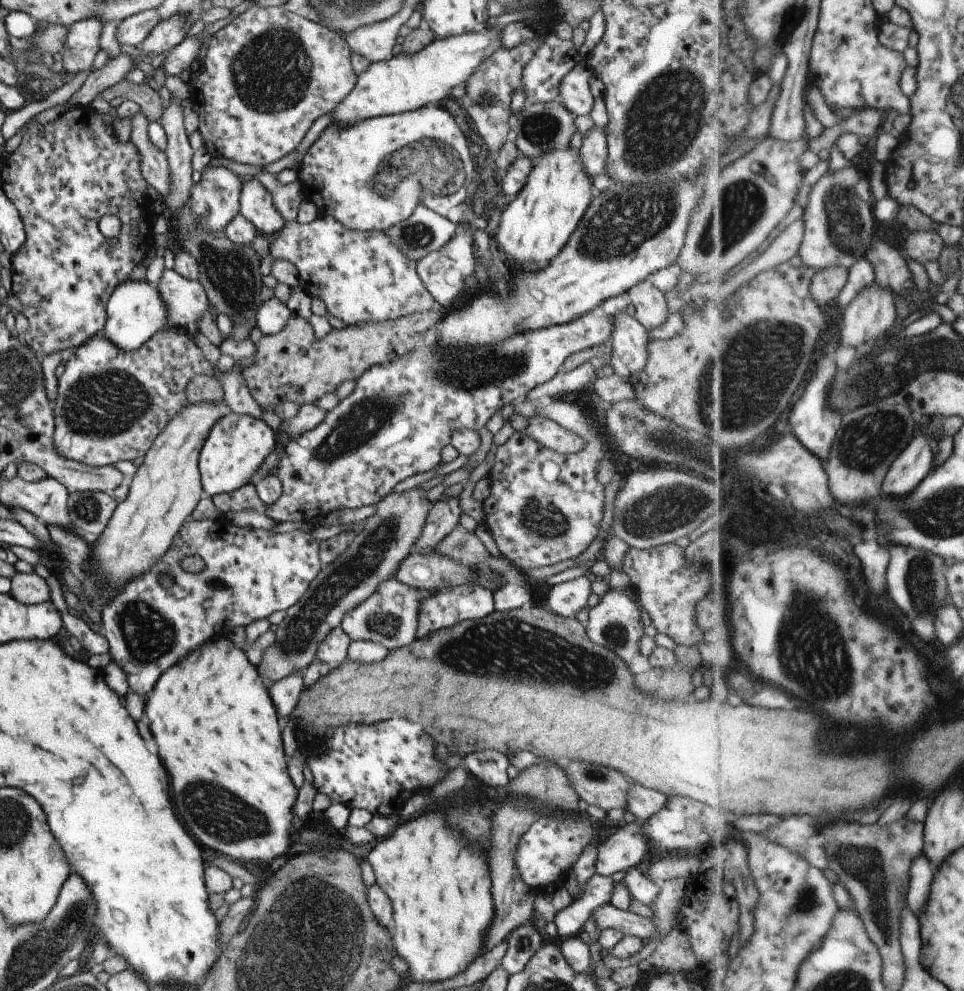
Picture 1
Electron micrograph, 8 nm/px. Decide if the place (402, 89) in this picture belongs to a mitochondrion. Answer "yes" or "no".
no

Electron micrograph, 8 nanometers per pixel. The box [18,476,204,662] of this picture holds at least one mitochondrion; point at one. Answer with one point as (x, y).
(87, 509)

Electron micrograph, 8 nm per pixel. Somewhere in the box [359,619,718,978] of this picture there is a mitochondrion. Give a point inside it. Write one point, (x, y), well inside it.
(595, 776)

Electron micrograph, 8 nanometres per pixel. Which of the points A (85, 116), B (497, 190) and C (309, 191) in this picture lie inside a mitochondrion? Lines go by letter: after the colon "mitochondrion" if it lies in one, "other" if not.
A: other
B: other
C: other

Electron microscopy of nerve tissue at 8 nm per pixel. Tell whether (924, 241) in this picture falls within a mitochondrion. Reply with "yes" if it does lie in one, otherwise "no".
no

